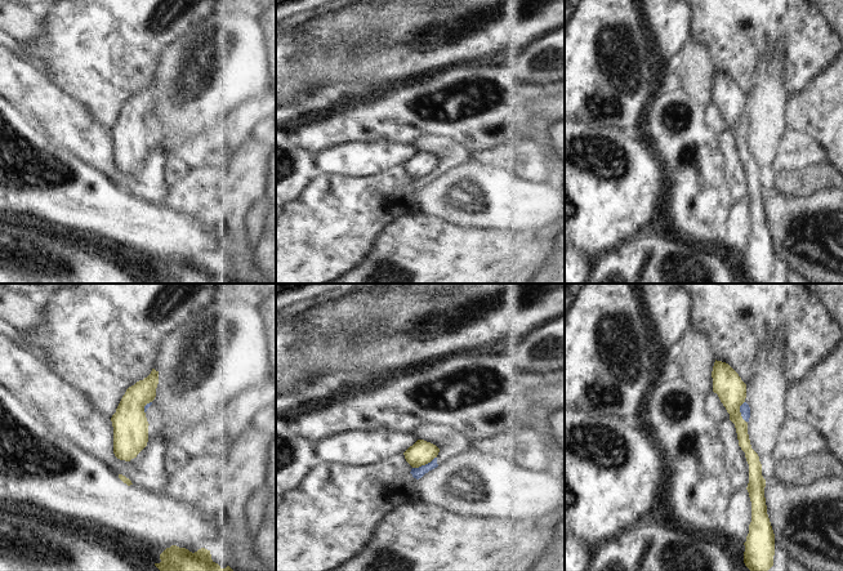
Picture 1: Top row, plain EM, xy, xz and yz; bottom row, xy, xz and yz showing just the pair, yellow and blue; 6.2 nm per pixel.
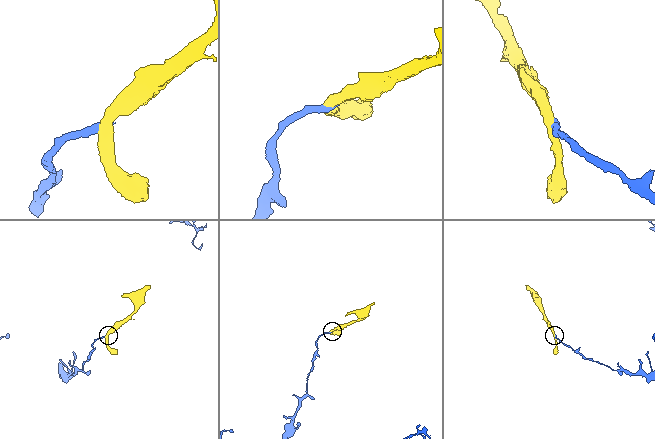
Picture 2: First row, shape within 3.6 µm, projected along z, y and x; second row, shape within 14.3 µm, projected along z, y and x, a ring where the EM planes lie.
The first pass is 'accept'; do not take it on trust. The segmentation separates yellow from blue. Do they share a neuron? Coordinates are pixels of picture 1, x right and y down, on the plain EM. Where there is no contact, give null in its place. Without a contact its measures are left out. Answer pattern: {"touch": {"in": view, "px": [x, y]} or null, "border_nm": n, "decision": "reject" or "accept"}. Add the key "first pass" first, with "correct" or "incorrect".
{"first pass": "incorrect", "touch": {"in": "xz", "px": [424, 175]}, "border_nm": 170, "decision": "reject"}

